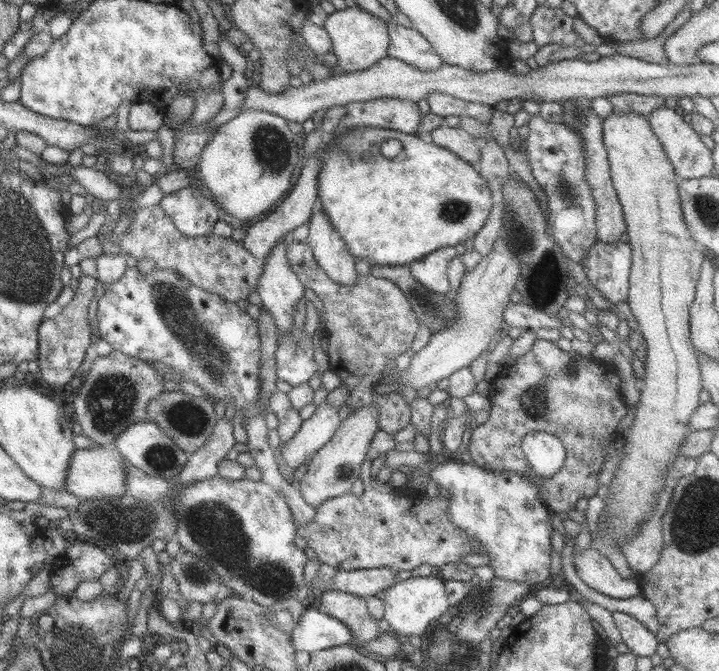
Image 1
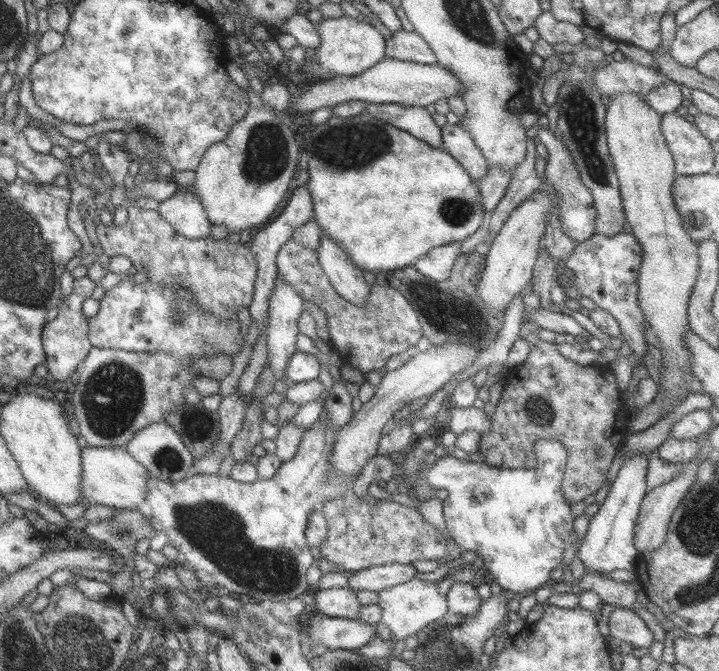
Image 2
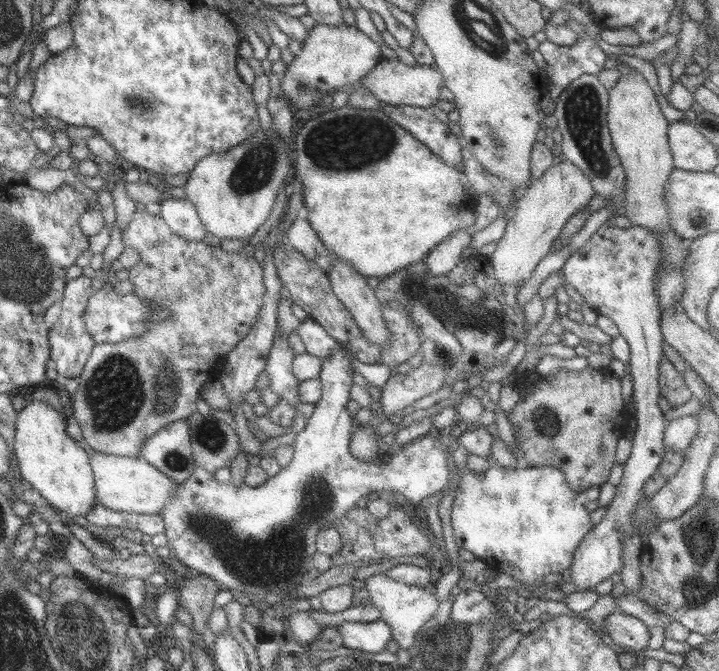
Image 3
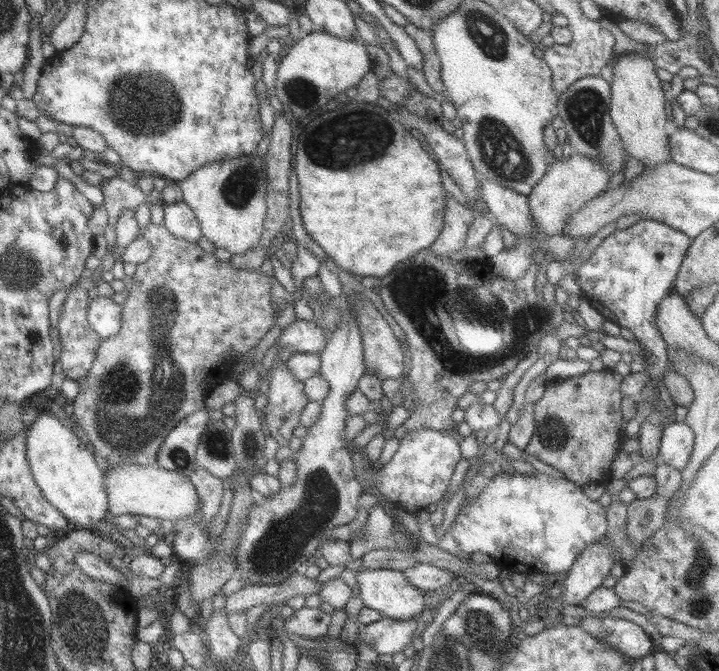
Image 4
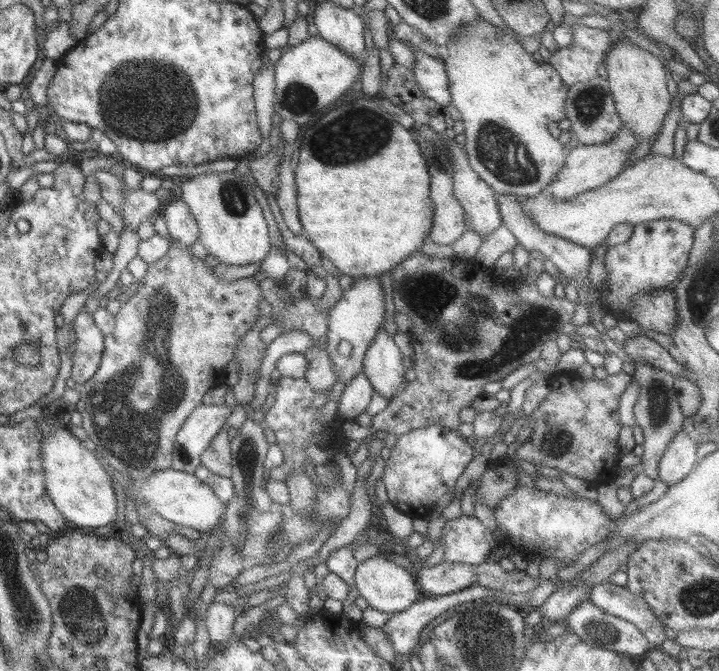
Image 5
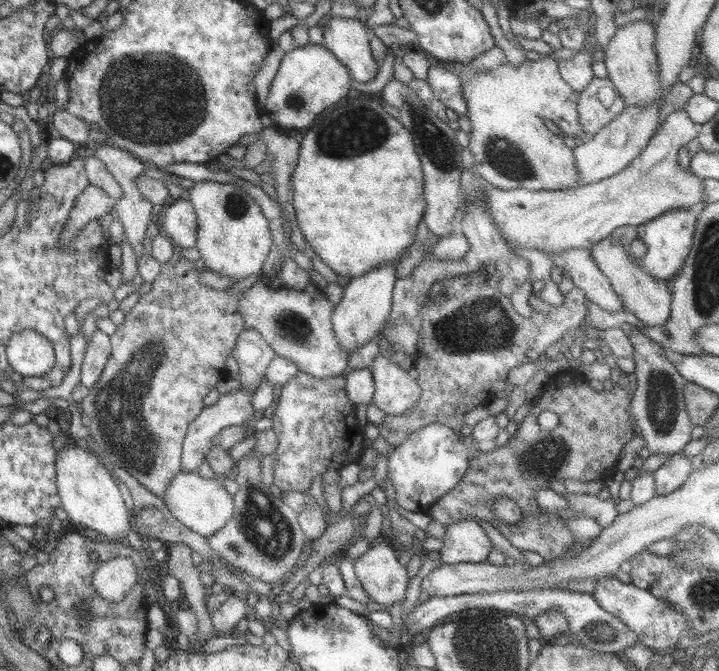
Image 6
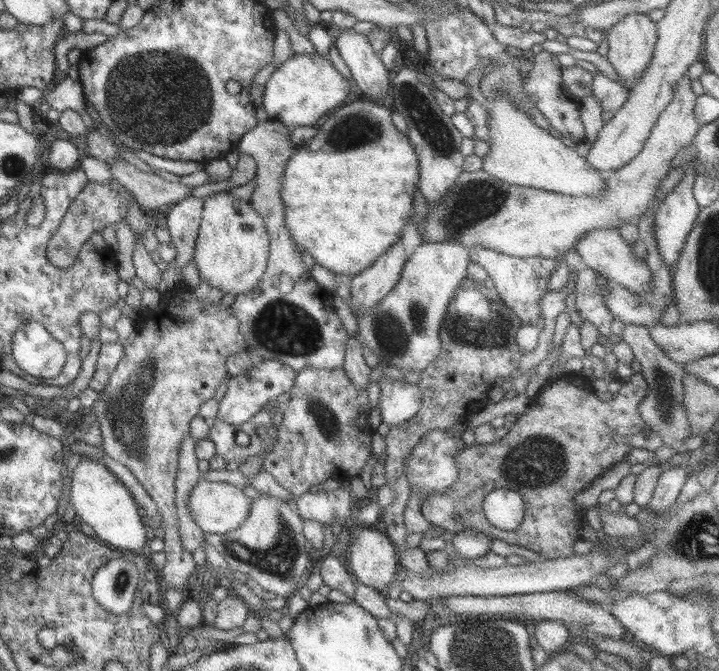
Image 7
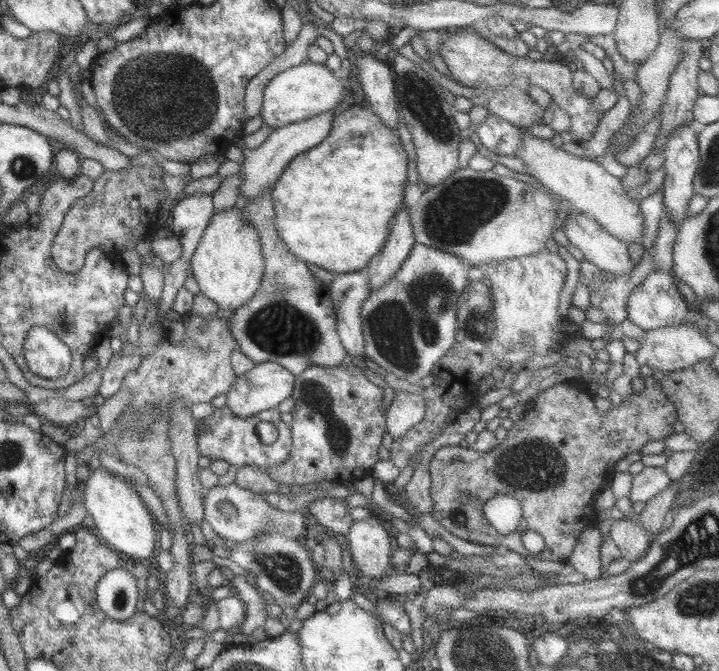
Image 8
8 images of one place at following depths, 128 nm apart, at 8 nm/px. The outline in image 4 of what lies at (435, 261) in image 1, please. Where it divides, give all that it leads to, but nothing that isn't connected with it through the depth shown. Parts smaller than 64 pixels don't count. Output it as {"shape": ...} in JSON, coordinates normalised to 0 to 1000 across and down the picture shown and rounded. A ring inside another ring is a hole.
{"shape":[[[622,289],[616,337],[613,337],[608,355],[599,362],[599,376],[608,385],[623,385],[624,379],[641,373],[647,364],[647,352],[655,329],[655,314]]]}

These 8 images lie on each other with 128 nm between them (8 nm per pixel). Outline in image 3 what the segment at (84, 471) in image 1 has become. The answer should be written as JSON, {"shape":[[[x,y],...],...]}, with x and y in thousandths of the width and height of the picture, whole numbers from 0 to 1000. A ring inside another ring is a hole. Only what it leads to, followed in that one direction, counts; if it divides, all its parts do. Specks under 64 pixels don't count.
{"shape":[[[124,672],[122,692],[135,750],[157,763],[221,766],[224,756],[241,741],[241,732],[246,726],[195,681],[150,680],[135,672]]]}

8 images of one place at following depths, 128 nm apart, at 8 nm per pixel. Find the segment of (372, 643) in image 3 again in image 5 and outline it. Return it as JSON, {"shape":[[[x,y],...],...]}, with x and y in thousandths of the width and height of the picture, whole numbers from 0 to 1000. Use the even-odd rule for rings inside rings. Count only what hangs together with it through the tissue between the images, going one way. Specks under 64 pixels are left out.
{"shape":[[[655,872],[655,875],[637,879],[623,887],[609,890],[597,888],[586,896],[574,897],[573,903],[569,903],[565,909],[541,918],[540,924],[533,928],[533,933],[530,933],[527,939],[530,943],[535,945],[535,951],[541,954],[548,975],[573,975],[576,967],[581,964],[580,954],[583,954],[583,942],[586,942],[591,930],[609,925],[612,920],[623,917],[631,911],[633,906],[647,899],[666,894],[673,897],[688,897],[684,887],[683,879],[677,879],[675,873]]]}

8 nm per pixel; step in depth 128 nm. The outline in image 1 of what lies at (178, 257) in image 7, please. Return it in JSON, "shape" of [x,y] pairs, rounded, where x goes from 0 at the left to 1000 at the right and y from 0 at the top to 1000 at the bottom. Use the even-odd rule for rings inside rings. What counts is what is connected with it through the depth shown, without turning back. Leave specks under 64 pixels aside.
{"shape":[[[270,276],[227,291],[220,306],[257,353],[293,349],[306,317],[296,297],[280,291]]]}

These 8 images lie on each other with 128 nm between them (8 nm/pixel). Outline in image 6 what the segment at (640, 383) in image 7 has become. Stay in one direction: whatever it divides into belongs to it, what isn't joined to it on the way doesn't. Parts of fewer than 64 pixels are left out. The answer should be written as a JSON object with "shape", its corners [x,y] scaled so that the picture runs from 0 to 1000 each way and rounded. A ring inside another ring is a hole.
{"shape":[[[865,556],[850,581],[822,581],[814,569],[786,566],[780,557],[759,566],[755,586],[719,632],[719,641],[708,648],[700,665],[682,674],[663,672],[652,686],[644,711],[599,750],[591,766],[616,784],[633,776],[672,775],[686,772],[683,751],[688,742],[708,742],[719,751],[726,766],[716,782],[691,781],[693,791],[705,808],[723,823],[747,823],[757,836],[775,833],[783,821],[798,814],[794,793],[783,784],[780,770],[772,765],[755,766],[744,748],[744,736],[752,727],[764,727],[764,714],[794,714],[819,718],[848,712],[857,702],[861,674],[882,642],[869,611],[885,578],[882,557]],[[755,613],[775,618],[775,633],[766,641],[752,639],[747,621]]]}

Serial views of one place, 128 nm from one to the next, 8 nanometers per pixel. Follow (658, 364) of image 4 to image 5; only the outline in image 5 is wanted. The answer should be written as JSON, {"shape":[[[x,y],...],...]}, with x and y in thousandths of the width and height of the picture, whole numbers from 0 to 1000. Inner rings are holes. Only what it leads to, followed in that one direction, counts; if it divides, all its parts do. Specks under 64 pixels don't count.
{"shape":[[[911,328],[880,335],[872,359],[844,368],[839,379],[841,413],[832,429],[832,461],[848,481],[875,475],[875,456],[886,438],[924,431],[949,405],[962,367],[965,341],[942,328]]]}

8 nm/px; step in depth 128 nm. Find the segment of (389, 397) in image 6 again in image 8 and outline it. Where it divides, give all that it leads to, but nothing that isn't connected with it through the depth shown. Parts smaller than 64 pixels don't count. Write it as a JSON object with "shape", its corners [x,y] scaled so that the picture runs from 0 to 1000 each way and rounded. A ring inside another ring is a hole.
{"shape":[[[559,580],[549,583],[544,602],[534,615],[535,638],[545,653],[561,650],[561,645],[584,630],[590,623],[590,598],[584,587]]]}

